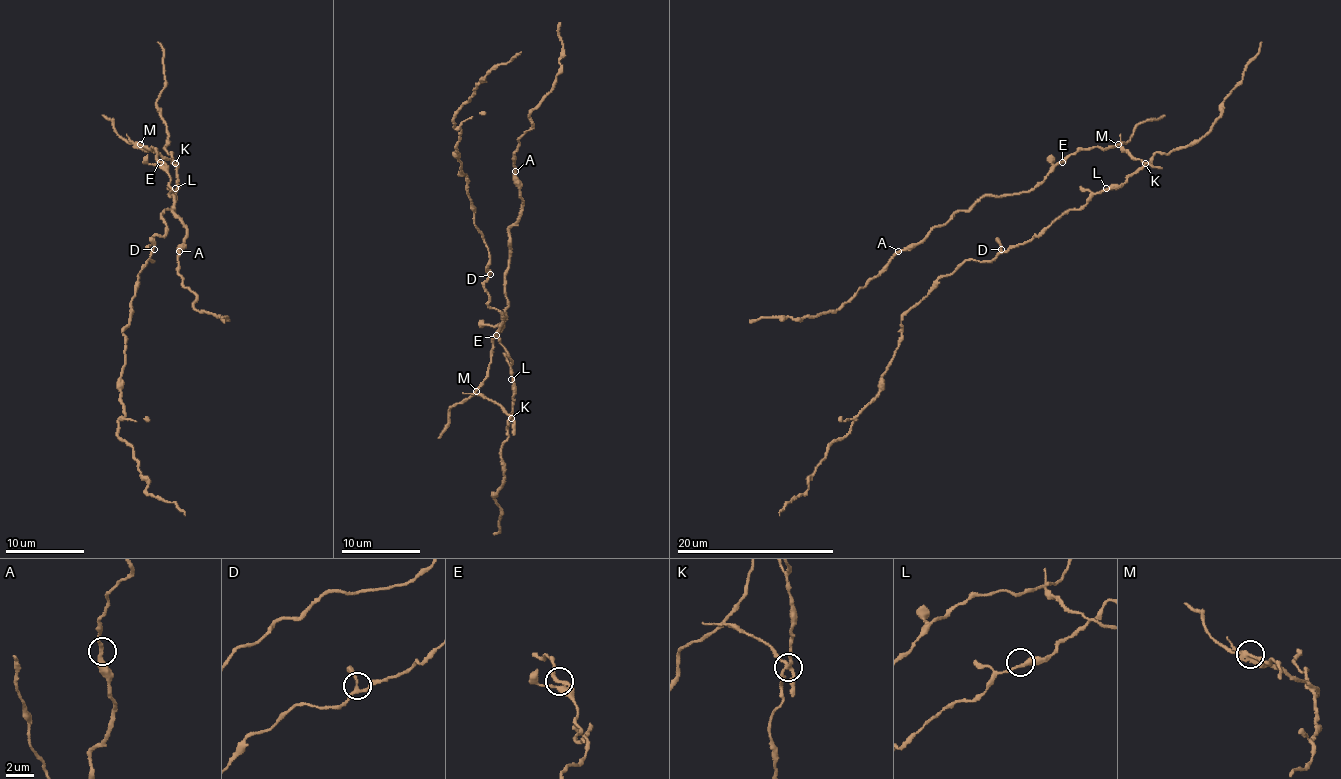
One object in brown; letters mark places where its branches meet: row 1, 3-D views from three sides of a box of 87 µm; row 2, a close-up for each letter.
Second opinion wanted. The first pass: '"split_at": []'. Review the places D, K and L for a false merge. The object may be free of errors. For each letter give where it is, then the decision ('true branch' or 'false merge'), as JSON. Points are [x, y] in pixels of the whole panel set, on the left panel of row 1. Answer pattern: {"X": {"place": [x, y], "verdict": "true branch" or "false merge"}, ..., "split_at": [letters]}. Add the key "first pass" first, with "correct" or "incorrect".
{"first pass": "incorrect", "D": {"place": [154, 249], "verdict": "true branch"}, "K": {"place": [175, 163], "verdict": "false merge"}, "L": {"place": [175, 188], "verdict": "true branch"}, "split_at": ["K"]}

